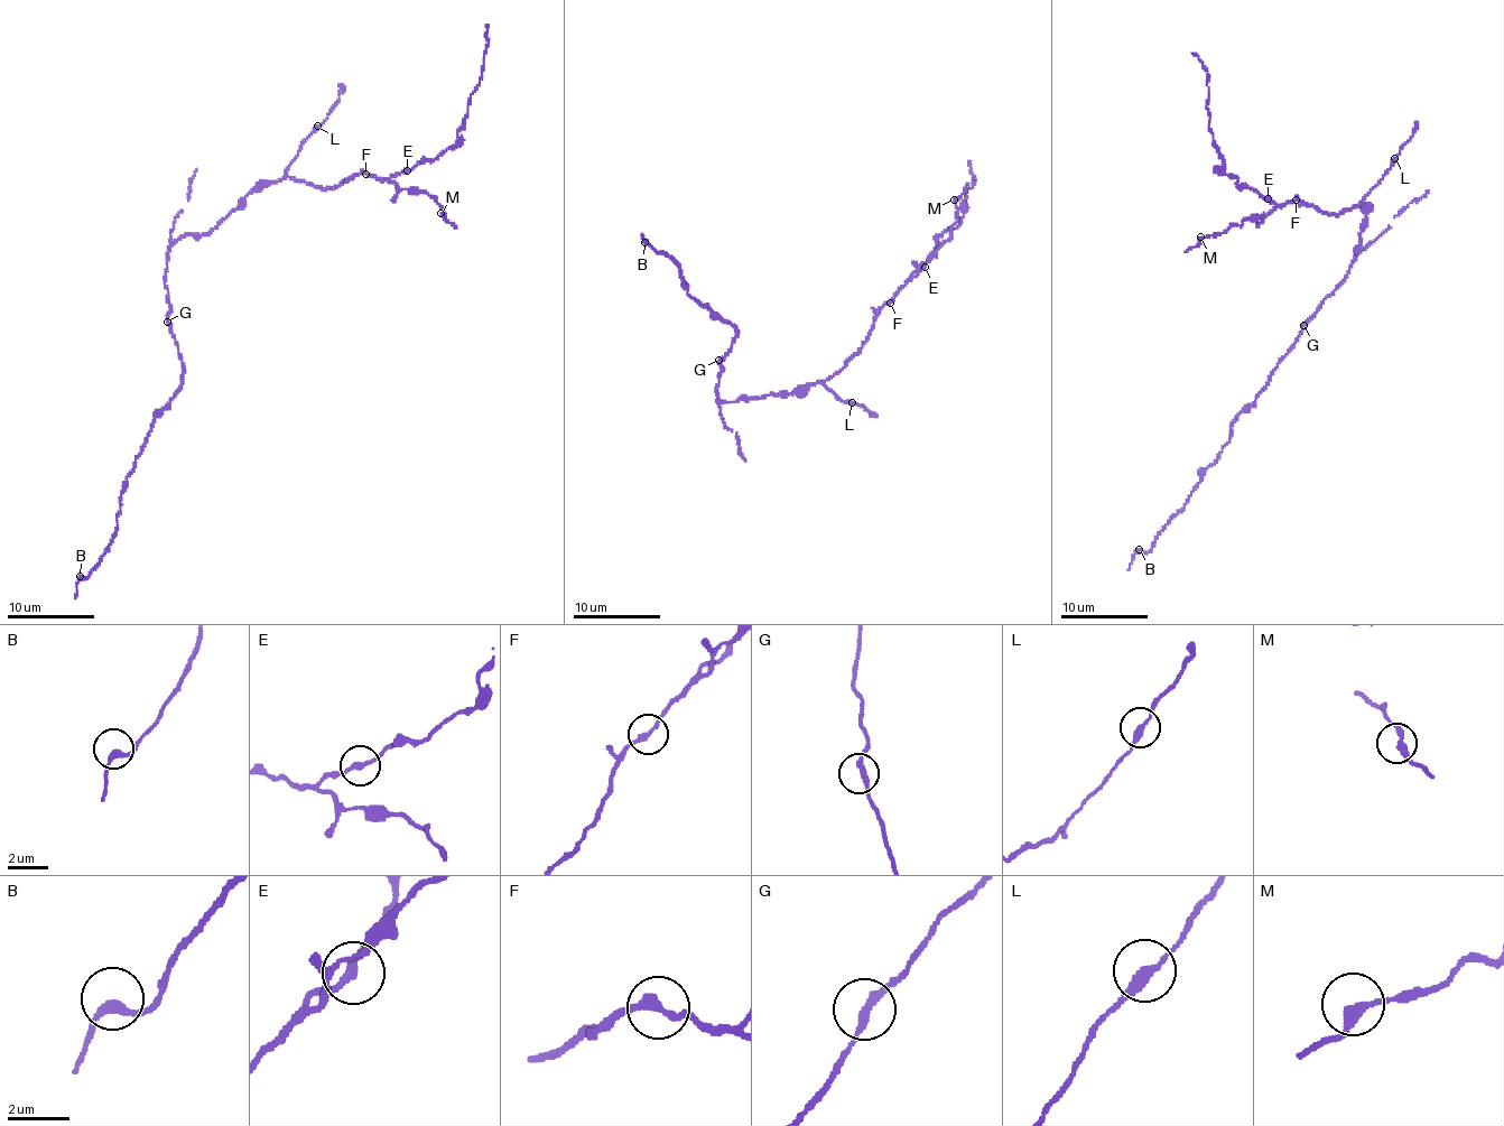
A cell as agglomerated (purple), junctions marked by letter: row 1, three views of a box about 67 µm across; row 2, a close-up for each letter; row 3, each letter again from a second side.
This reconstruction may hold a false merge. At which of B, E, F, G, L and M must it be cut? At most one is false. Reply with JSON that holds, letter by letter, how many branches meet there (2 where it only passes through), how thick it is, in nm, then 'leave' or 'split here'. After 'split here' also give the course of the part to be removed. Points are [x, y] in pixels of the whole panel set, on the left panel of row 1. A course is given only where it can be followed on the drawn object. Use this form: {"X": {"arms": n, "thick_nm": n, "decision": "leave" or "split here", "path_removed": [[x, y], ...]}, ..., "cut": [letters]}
{"B": {"arms": 2, "thick_nm": 260, "decision": "leave"}, "E": {"arms": 2, "thick_nm": 240, "decision": "leave"}, "F": {"arms": 2, "thick_nm": 260, "decision": "leave"}, "G": {"arms": 2, "thick_nm": 260, "decision": "leave"}, "L": {"arms": 2, "thick_nm": 280, "decision": "split here", "path_removed": [[317, 126], [339, 98], [339, 84]]}, "M": {"arms": 2, "thick_nm": 280, "decision": "leave"}, "cut": ["L"]}

